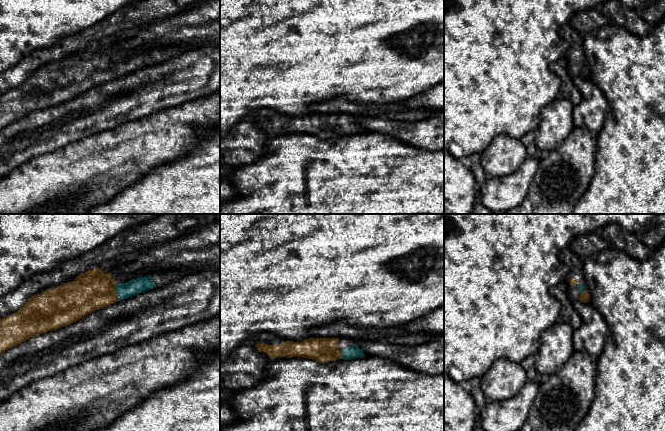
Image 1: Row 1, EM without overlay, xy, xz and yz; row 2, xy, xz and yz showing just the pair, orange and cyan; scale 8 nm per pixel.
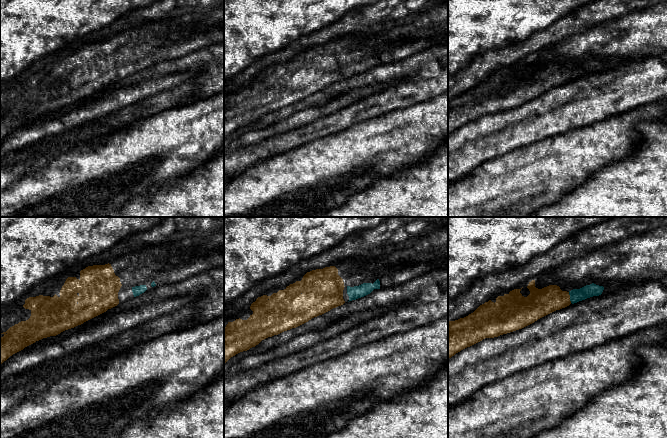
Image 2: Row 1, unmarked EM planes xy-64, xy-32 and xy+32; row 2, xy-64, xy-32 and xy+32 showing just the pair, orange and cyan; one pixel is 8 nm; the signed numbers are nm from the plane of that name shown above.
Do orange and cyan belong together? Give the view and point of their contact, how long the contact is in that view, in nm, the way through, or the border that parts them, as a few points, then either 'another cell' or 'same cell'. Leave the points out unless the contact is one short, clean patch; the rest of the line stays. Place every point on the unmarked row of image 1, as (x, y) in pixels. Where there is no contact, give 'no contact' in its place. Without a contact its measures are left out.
xy (115, 68) | 150 nm | across xy (92, 66), (115, 68), (124, 66) | same cell

